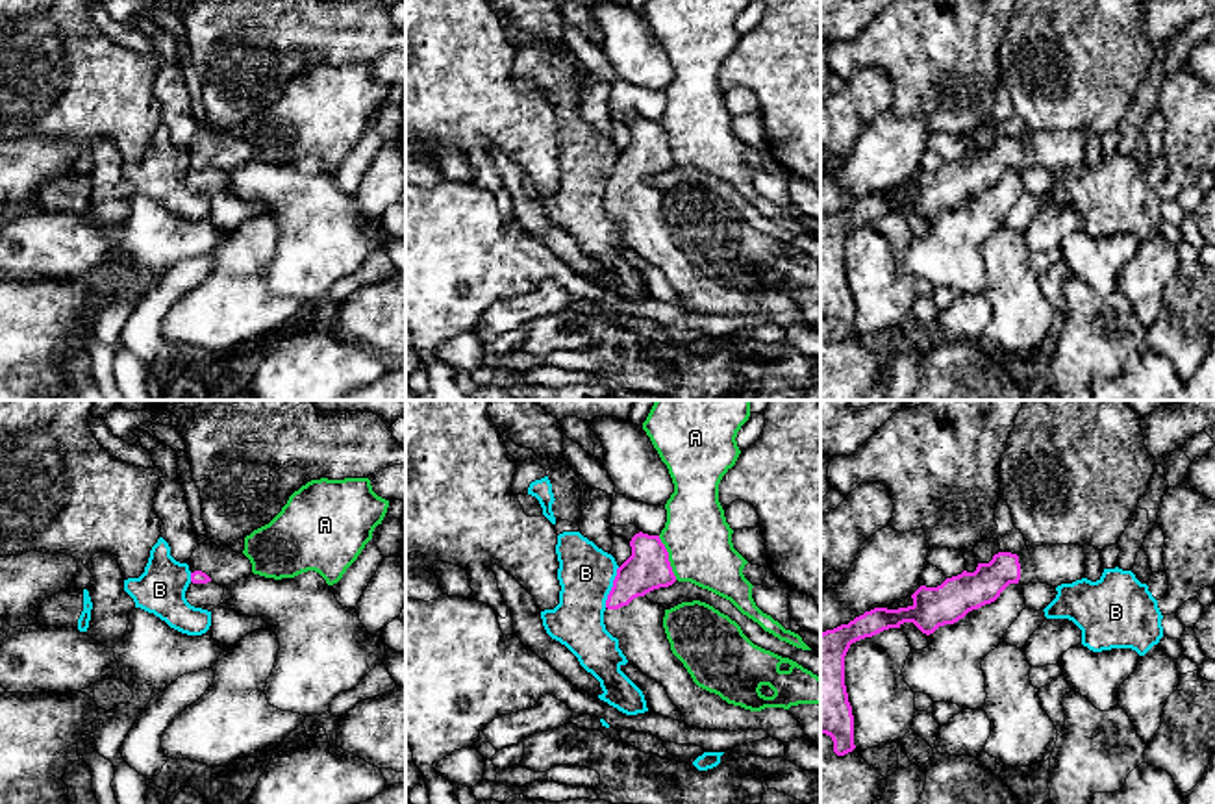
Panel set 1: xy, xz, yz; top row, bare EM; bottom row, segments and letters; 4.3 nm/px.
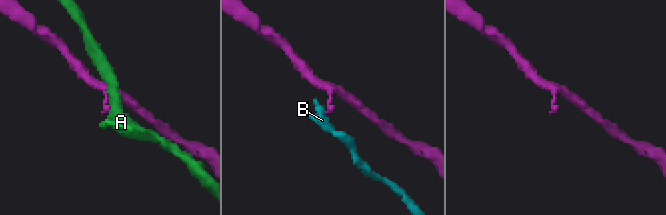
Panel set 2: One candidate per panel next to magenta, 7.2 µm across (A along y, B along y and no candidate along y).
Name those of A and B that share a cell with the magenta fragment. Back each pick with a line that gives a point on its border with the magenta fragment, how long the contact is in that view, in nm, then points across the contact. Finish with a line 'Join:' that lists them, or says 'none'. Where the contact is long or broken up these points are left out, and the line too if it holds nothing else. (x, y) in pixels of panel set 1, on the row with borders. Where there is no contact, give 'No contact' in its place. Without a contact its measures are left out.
Join: none

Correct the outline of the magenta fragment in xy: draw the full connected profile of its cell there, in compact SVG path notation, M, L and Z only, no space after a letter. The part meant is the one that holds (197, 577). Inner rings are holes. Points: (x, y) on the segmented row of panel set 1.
M198 545L187 565L193 584L213 582L220 587L226 587L252 572L252 563L244 554L217 545Z

